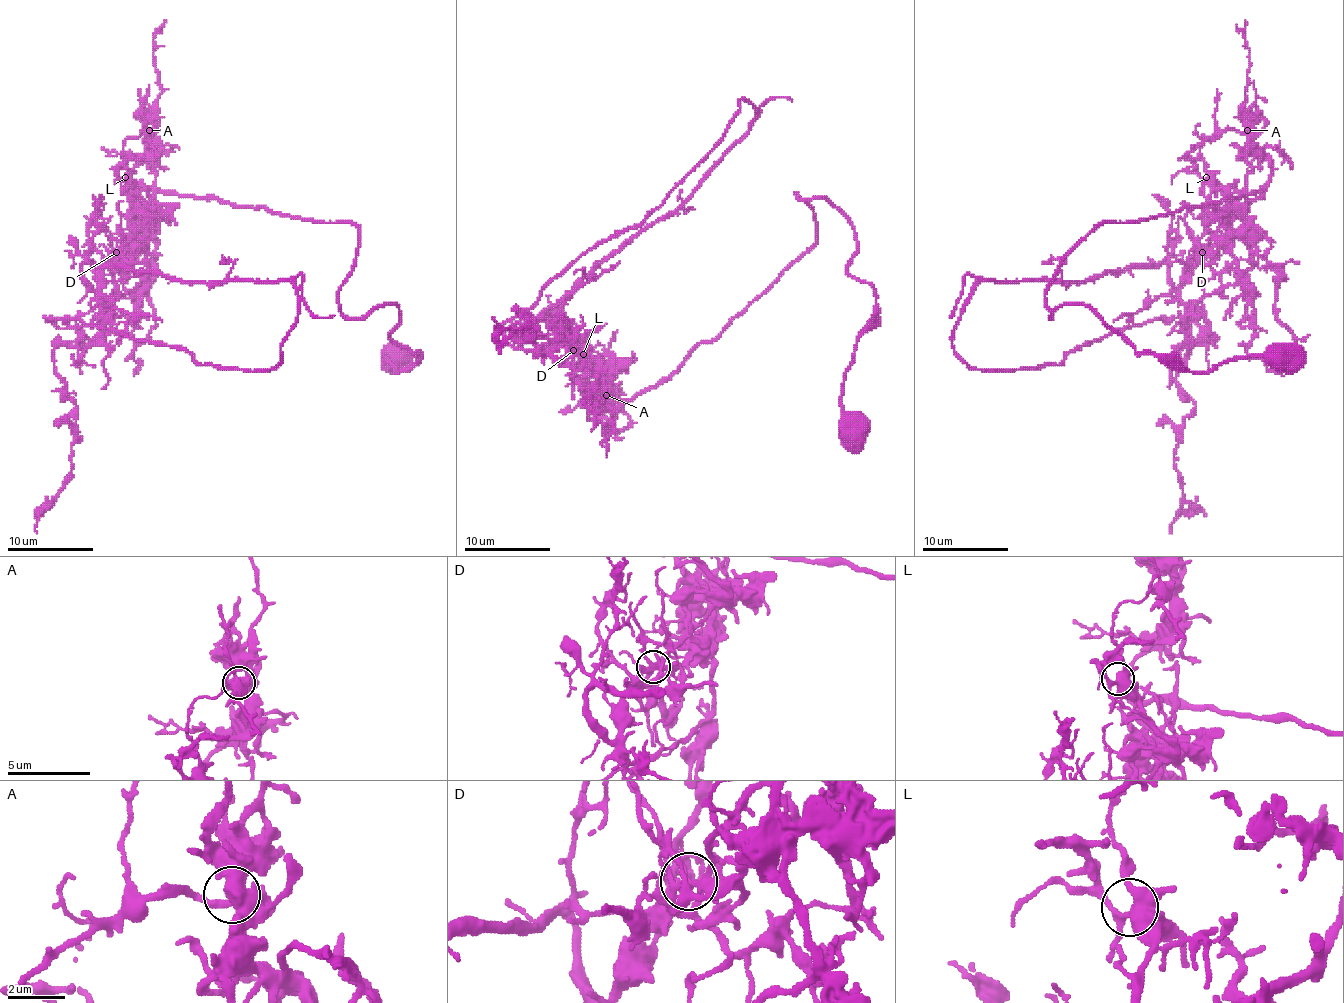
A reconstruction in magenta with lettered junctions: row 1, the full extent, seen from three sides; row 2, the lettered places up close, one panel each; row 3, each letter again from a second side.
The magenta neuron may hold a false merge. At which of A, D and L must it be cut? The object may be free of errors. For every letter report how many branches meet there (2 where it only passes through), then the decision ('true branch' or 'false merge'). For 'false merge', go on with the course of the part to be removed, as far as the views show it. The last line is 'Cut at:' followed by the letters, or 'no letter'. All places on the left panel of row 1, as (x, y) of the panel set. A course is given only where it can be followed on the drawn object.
A: 6 | true branch
D: 6 | false merge | (116, 253), (95, 289), (82, 272), (91, 261), (177, 281), (291, 281), (298, 315), (282, 358), (267, 371)
L: 5 | true branch
Cut at: D

